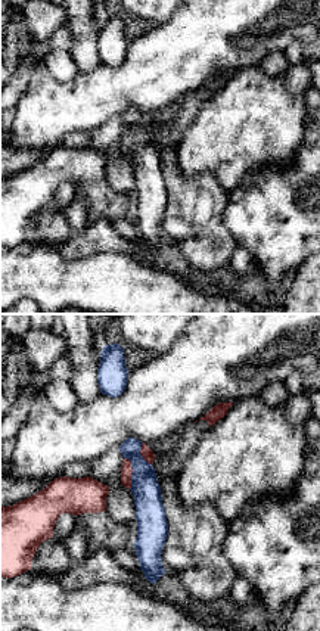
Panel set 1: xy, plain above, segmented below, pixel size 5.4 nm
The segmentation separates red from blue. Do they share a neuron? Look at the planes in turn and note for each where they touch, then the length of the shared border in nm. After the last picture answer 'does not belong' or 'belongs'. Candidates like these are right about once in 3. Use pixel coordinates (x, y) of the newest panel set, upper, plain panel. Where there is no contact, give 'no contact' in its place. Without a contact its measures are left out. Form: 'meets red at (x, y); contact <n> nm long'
meets red at (131, 142); contact 180 nm long

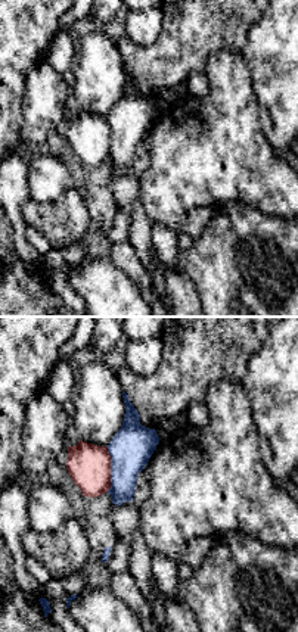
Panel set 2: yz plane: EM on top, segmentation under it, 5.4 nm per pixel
meets red at (109, 139); contact 240 nm long

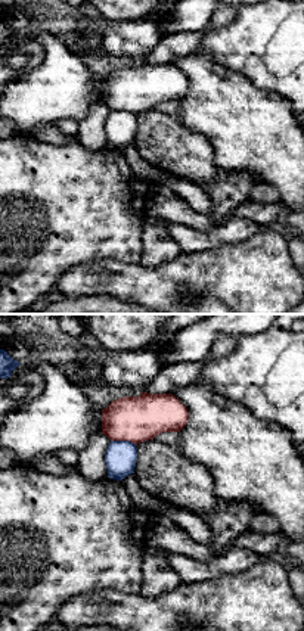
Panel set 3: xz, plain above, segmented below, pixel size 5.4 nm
meets red at (124, 109); contact 150 nm long

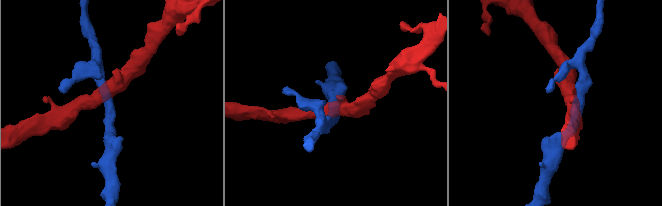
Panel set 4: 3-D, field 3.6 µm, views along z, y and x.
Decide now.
does not belong

